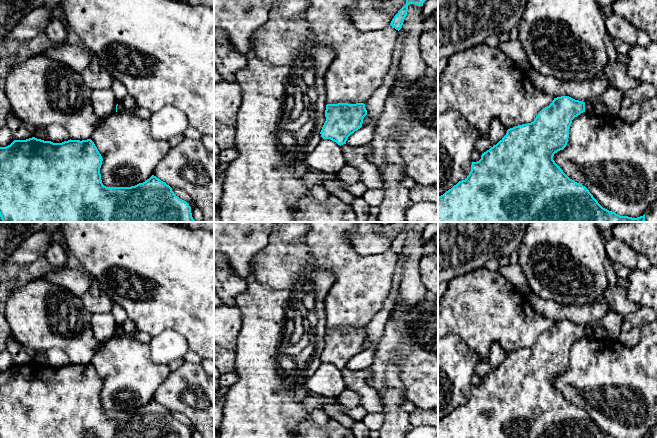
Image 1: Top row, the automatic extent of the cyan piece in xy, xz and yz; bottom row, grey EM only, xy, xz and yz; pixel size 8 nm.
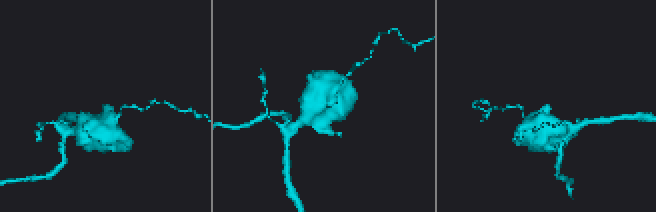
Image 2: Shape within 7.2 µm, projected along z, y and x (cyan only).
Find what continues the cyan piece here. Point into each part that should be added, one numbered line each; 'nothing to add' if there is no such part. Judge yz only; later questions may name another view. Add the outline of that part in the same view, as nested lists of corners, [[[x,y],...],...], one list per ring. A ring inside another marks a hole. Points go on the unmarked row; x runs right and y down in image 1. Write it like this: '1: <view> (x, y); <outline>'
nothing to add

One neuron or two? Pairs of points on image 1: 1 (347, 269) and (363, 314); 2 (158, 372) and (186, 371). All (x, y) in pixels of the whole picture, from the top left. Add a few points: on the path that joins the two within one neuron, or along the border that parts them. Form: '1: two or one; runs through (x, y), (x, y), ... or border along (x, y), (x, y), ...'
1: one; runs through (358, 280), (361, 283), (361, 303)
2: two; border along (171, 371), (155, 391)

